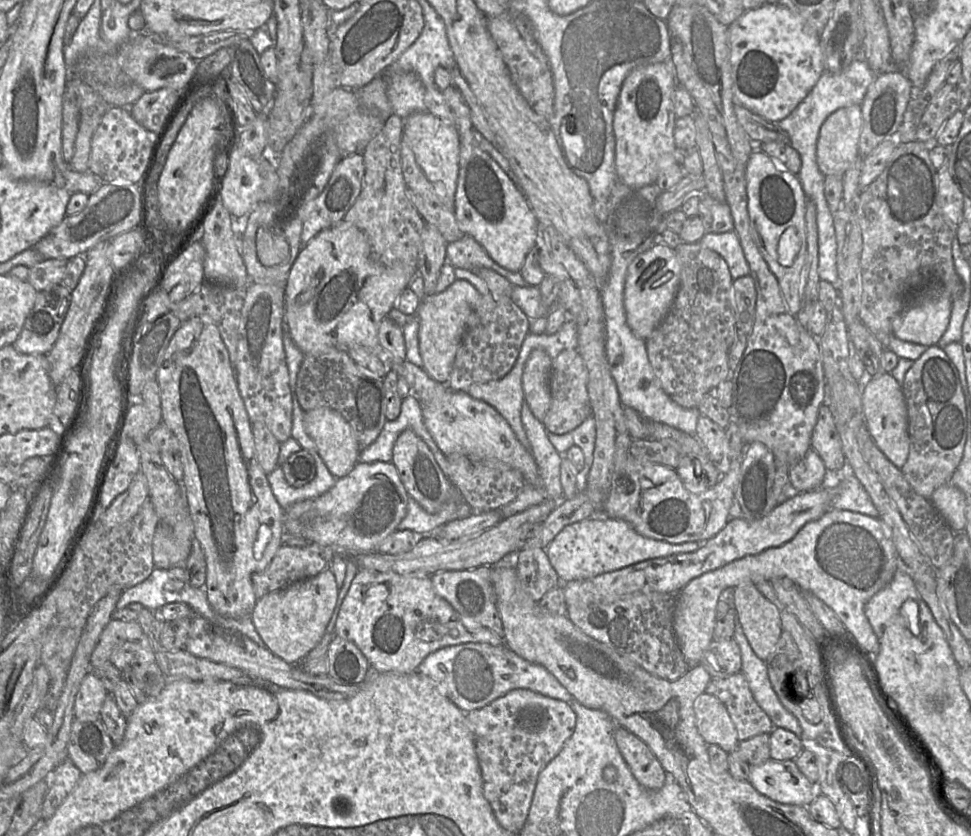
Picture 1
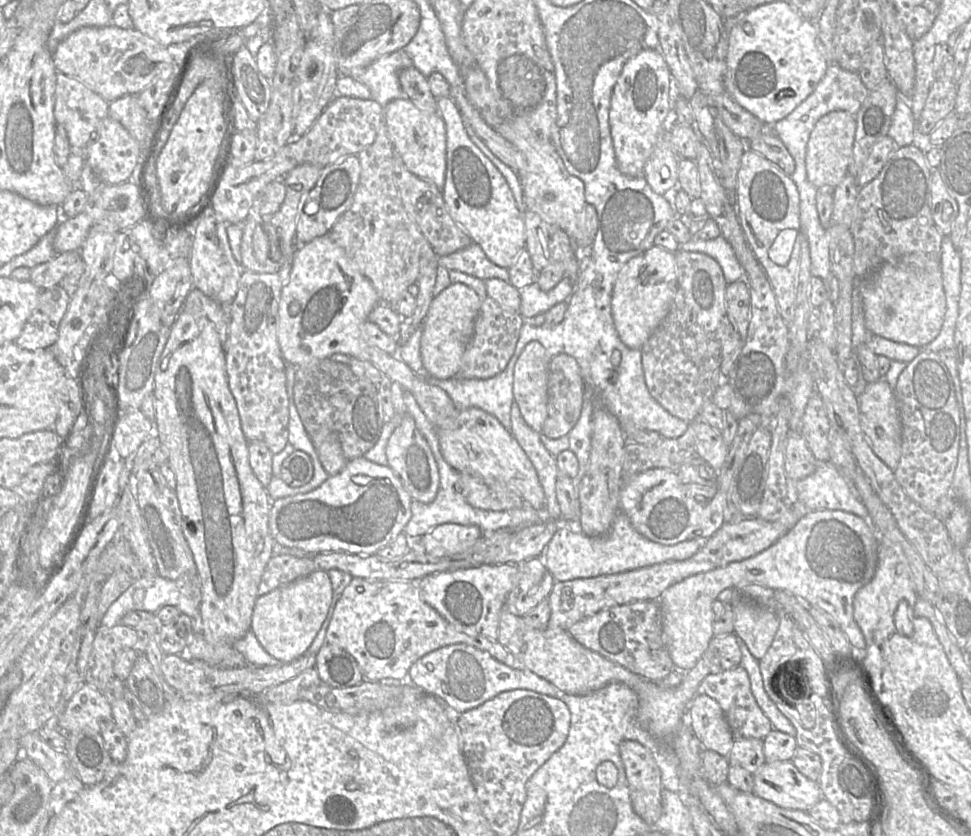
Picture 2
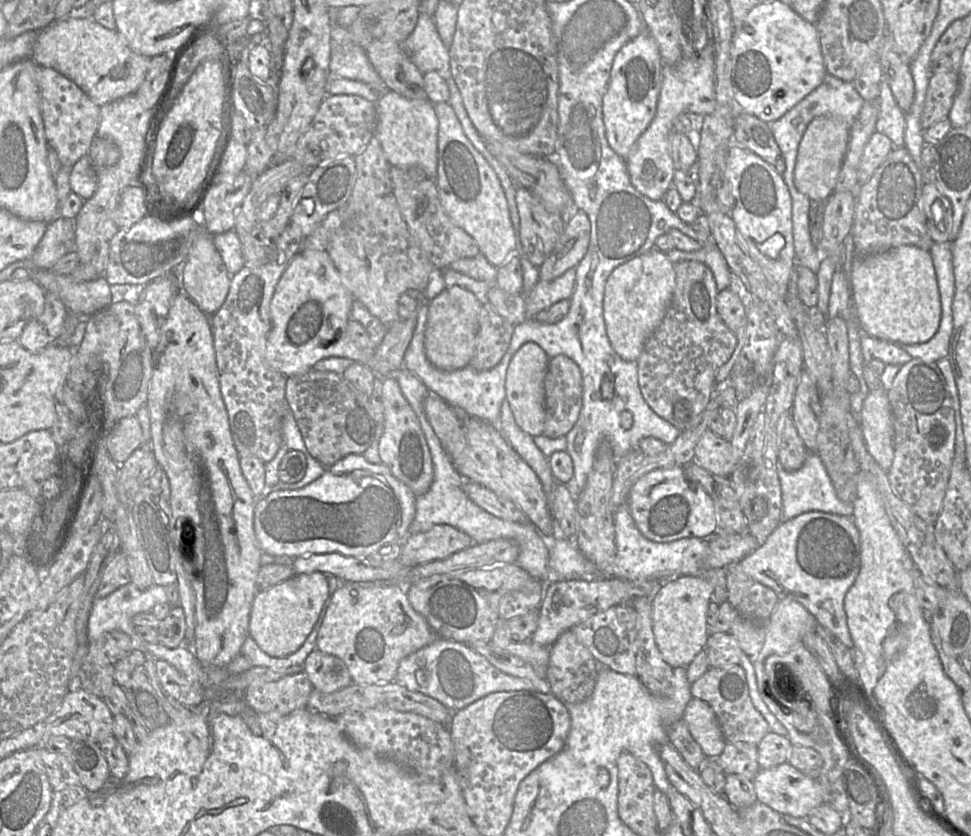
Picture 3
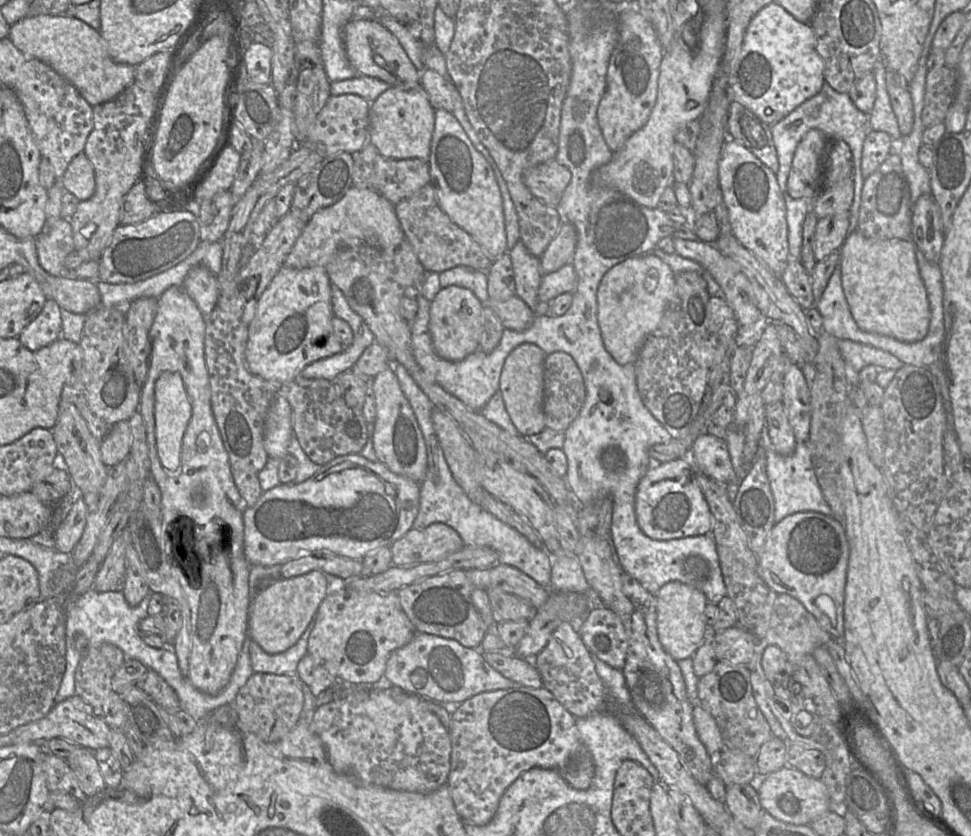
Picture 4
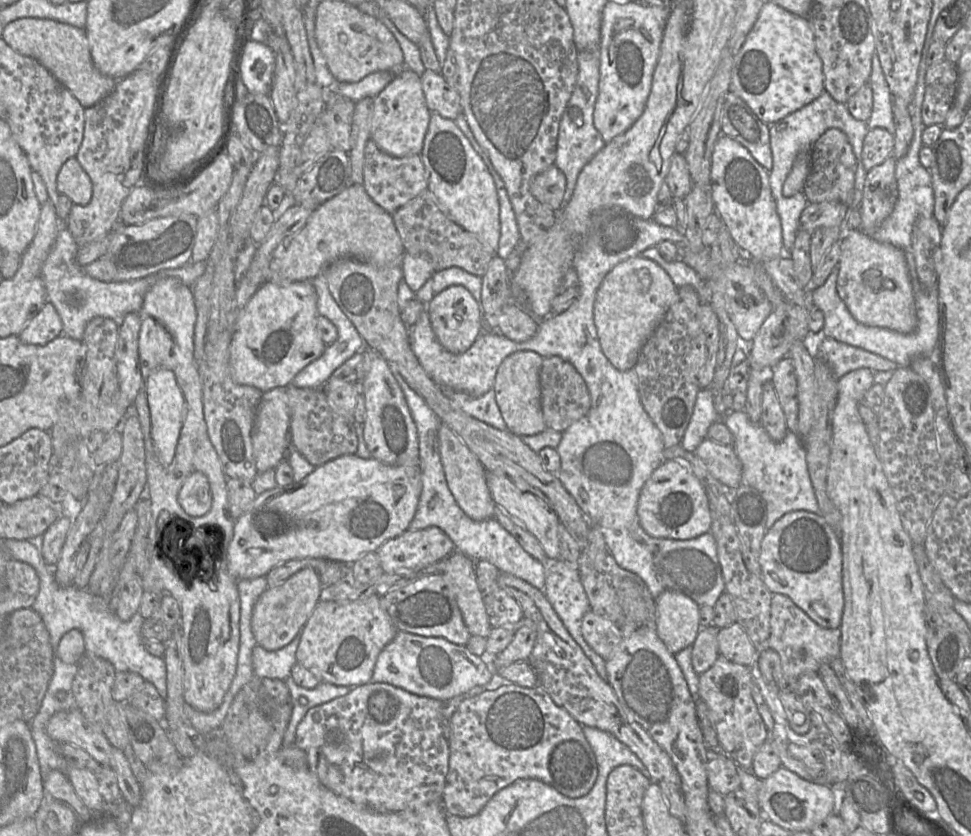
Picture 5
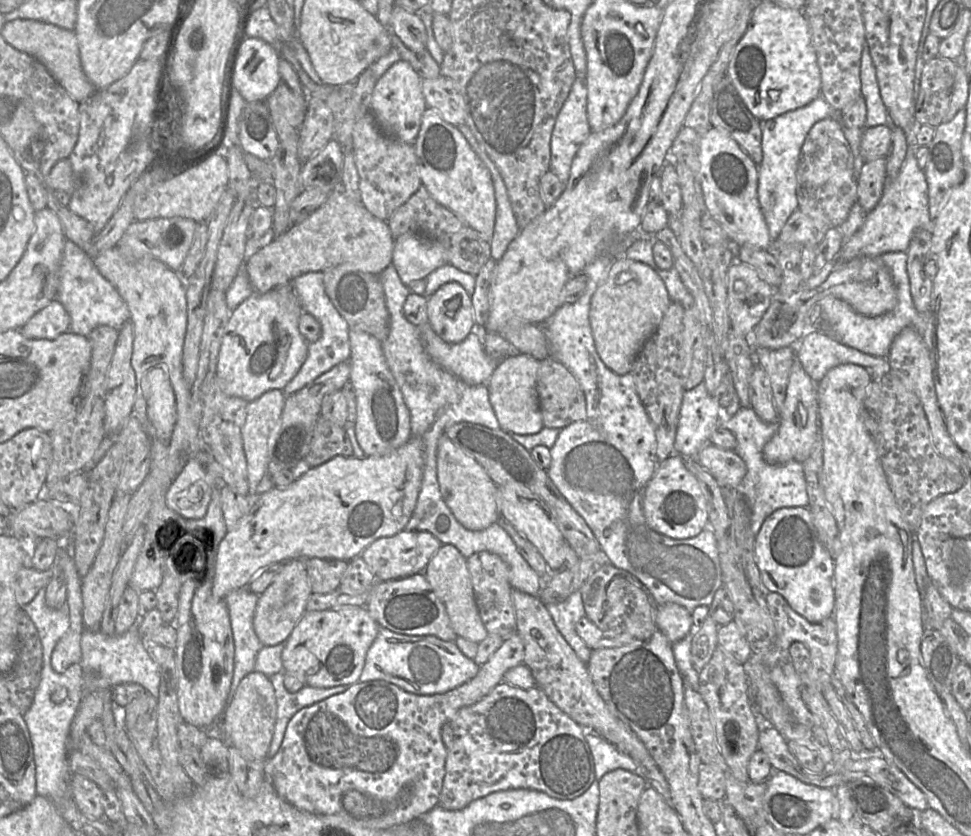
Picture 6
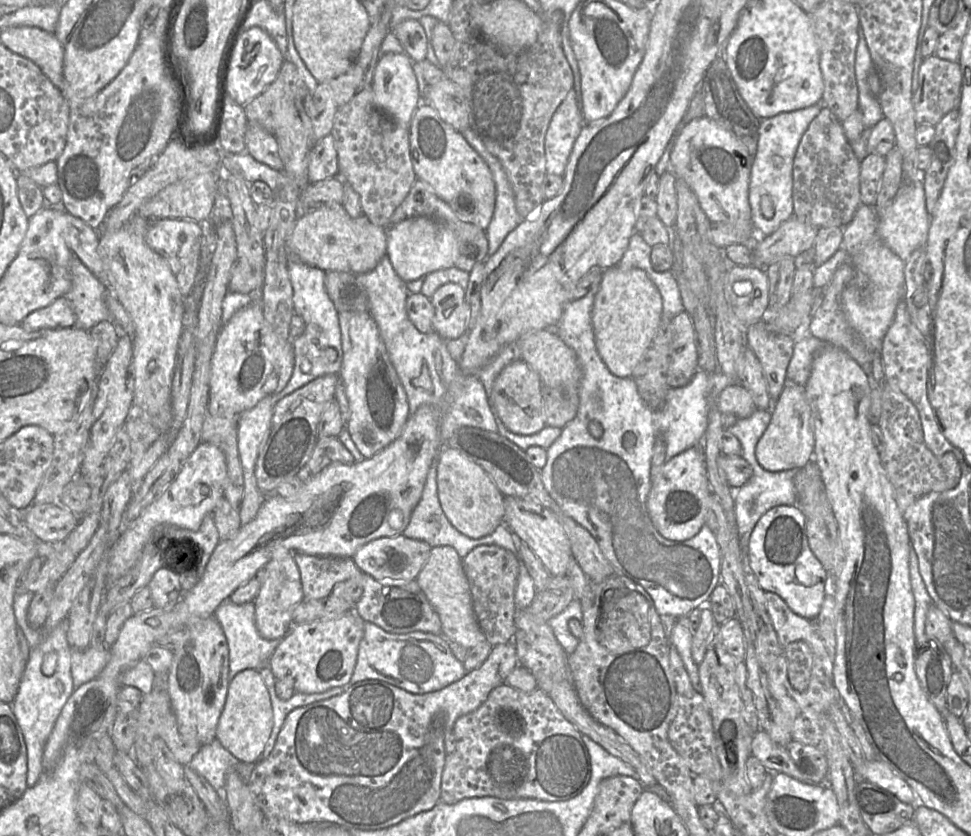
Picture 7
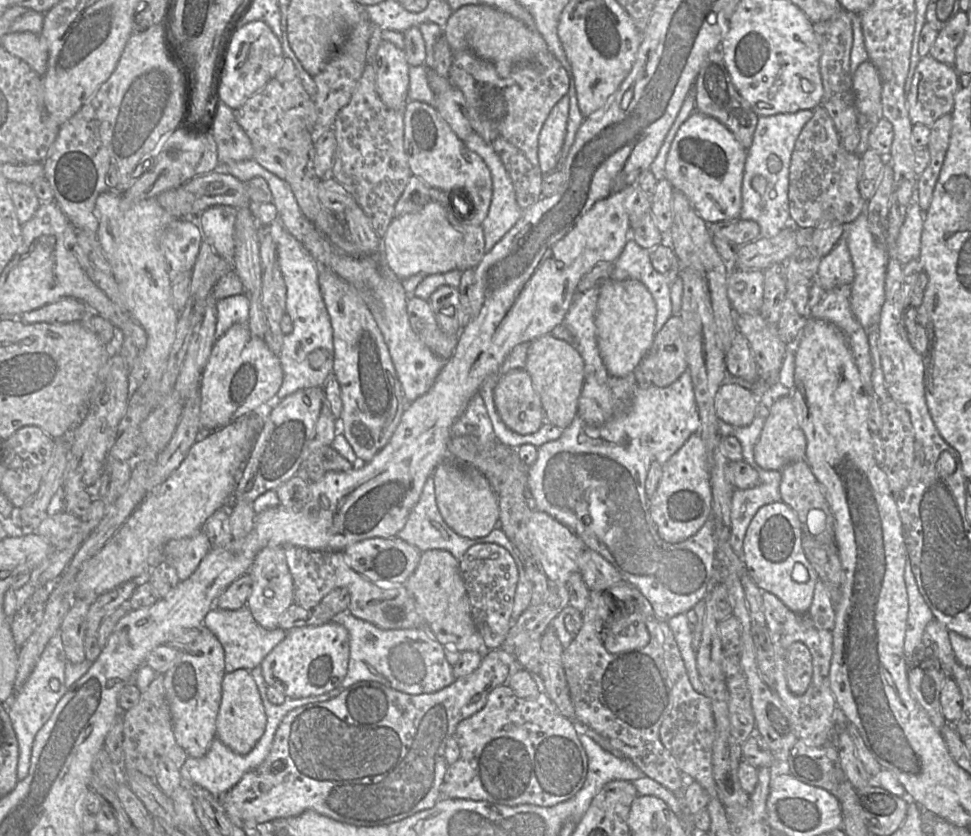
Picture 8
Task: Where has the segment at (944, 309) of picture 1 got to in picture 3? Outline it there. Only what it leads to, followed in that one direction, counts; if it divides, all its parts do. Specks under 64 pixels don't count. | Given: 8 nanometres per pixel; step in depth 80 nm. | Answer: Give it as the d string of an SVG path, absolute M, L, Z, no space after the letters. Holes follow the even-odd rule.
M902 245L876 254L854 256L848 280L855 318L863 334L895 344L916 344L927 342L937 332L941 300L929 251Z

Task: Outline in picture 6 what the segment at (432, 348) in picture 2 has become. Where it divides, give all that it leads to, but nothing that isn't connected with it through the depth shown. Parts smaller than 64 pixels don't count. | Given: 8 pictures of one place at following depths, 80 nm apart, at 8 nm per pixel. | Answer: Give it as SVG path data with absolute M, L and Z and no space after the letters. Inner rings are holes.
M457 282L442 285L427 300L428 322L448 343L459 343L475 327L471 295Z

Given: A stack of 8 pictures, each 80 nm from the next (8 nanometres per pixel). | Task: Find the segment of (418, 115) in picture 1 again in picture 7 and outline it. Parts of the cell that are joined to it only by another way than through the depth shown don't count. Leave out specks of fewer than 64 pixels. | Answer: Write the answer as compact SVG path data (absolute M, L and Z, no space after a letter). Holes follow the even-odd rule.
M386 53L377 62L372 82L376 106L388 118L404 129L408 129L415 110L422 103L422 96L412 62L405 53Z

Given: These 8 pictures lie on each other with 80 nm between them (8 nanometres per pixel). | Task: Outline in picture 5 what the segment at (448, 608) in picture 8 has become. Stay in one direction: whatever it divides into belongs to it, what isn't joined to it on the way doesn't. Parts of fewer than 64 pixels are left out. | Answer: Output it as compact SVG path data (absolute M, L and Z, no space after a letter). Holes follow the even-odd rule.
M458 550L442 560L442 575L445 580L451 580L453 593L469 633L487 638L492 627L477 583L476 561Z

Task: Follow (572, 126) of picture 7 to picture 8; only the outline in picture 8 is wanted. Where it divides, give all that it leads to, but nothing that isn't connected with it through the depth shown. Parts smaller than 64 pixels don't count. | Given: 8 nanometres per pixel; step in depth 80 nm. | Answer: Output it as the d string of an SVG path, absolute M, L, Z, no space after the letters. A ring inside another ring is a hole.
M566 94L552 108L538 137L538 161L543 175L559 167L559 155L564 143L570 98Z

